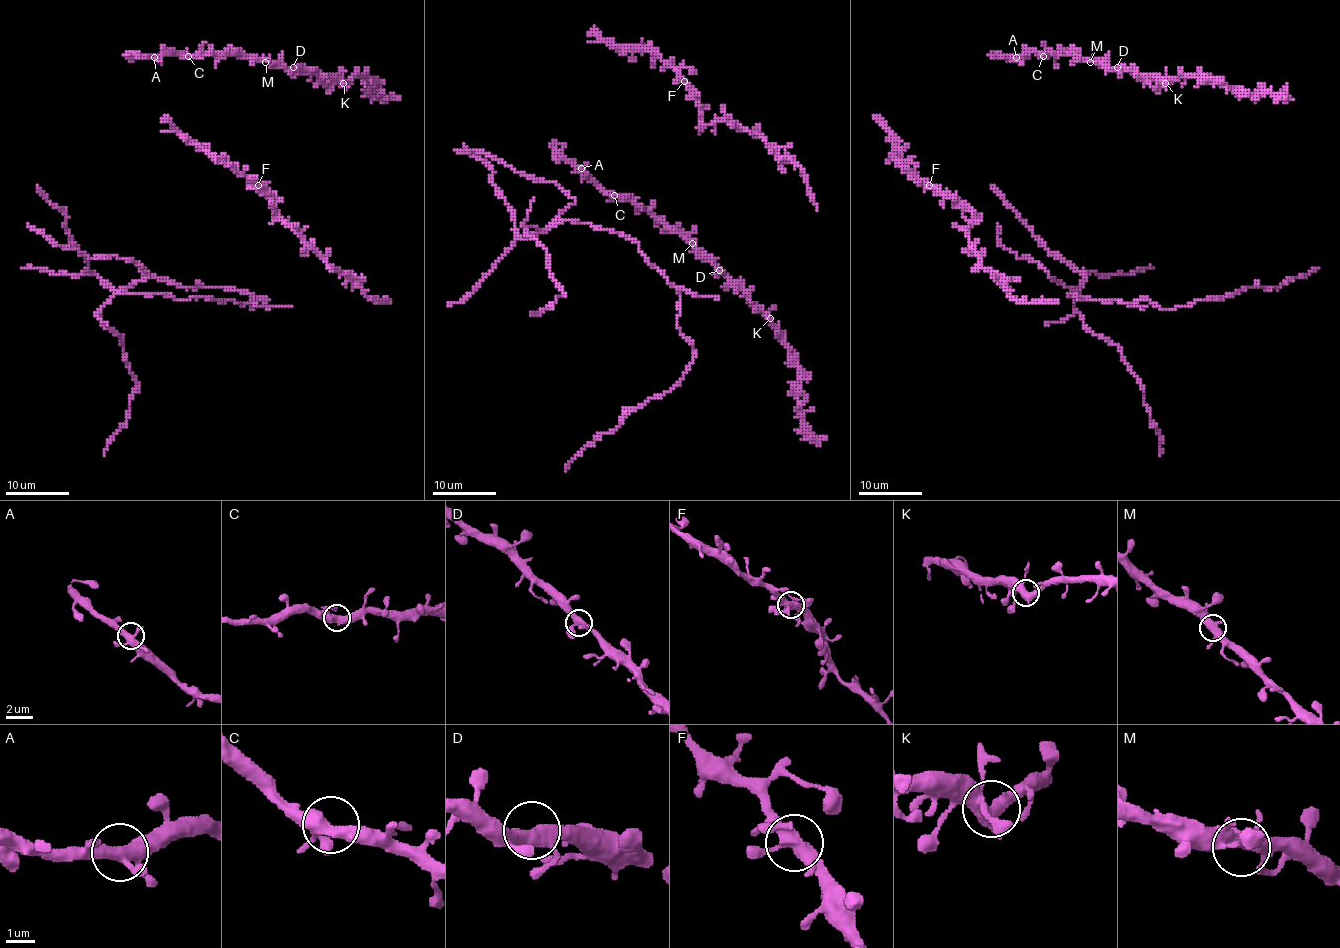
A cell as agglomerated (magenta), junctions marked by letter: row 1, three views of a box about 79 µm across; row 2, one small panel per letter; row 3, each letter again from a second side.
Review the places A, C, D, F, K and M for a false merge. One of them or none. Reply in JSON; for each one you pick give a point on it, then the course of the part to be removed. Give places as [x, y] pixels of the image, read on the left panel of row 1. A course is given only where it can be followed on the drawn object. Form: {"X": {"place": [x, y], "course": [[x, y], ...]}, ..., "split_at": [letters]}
{"split_at": []}

